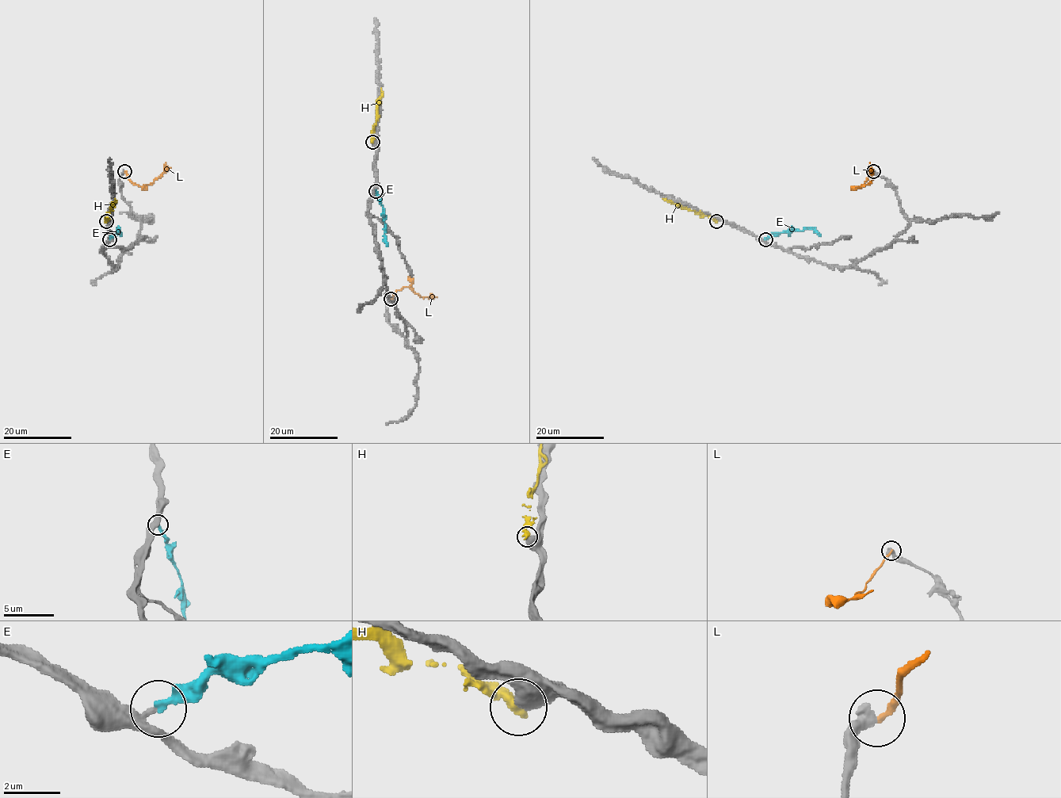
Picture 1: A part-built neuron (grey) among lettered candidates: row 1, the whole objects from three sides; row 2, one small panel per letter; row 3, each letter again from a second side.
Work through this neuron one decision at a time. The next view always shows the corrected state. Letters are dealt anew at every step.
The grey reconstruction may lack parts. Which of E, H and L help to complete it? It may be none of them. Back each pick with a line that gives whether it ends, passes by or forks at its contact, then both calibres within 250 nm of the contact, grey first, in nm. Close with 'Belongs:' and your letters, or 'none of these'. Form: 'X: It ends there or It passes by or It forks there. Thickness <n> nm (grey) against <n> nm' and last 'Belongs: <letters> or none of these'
E: It ends there. Thickness 170 nm (grey) against 260 nm
Belongs: E

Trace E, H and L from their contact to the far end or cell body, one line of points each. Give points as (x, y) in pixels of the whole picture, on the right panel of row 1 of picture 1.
E: (765, 238), (780, 232), (808, 228), (812, 228), (819, 236)
H: (716, 221), (662, 199)
L: (872, 170), (860, 186), (868, 185), (872, 179), (869, 163)

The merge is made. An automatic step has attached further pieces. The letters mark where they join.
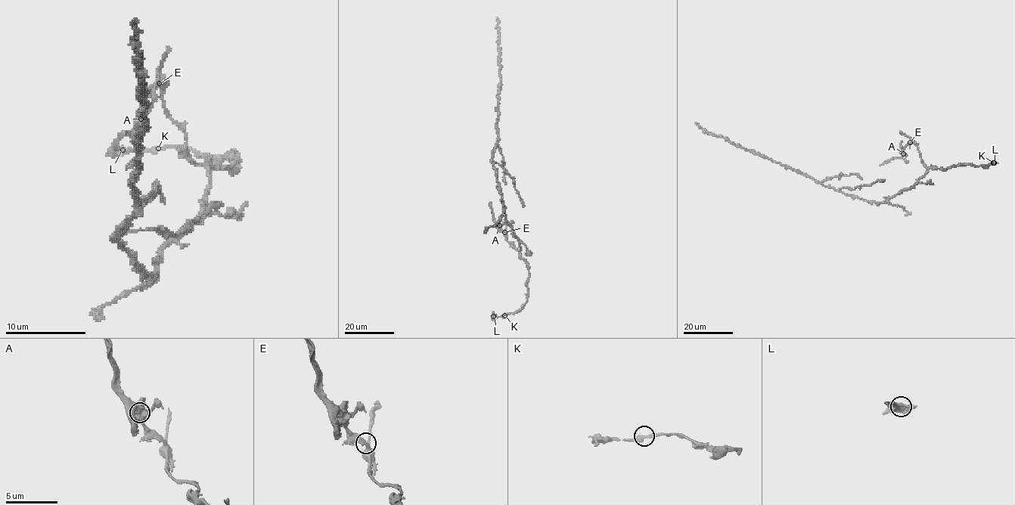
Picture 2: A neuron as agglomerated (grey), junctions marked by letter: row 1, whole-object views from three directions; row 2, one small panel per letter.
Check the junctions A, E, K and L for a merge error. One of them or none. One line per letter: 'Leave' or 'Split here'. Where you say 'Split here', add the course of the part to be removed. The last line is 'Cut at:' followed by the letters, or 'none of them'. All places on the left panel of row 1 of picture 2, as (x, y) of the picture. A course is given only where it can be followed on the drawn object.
A: Split here. Course of the part to remove: (141, 119), (141, 123), (116, 141), (112, 157)
E: Leave
K: Leave
L: Leave
Cut at: A

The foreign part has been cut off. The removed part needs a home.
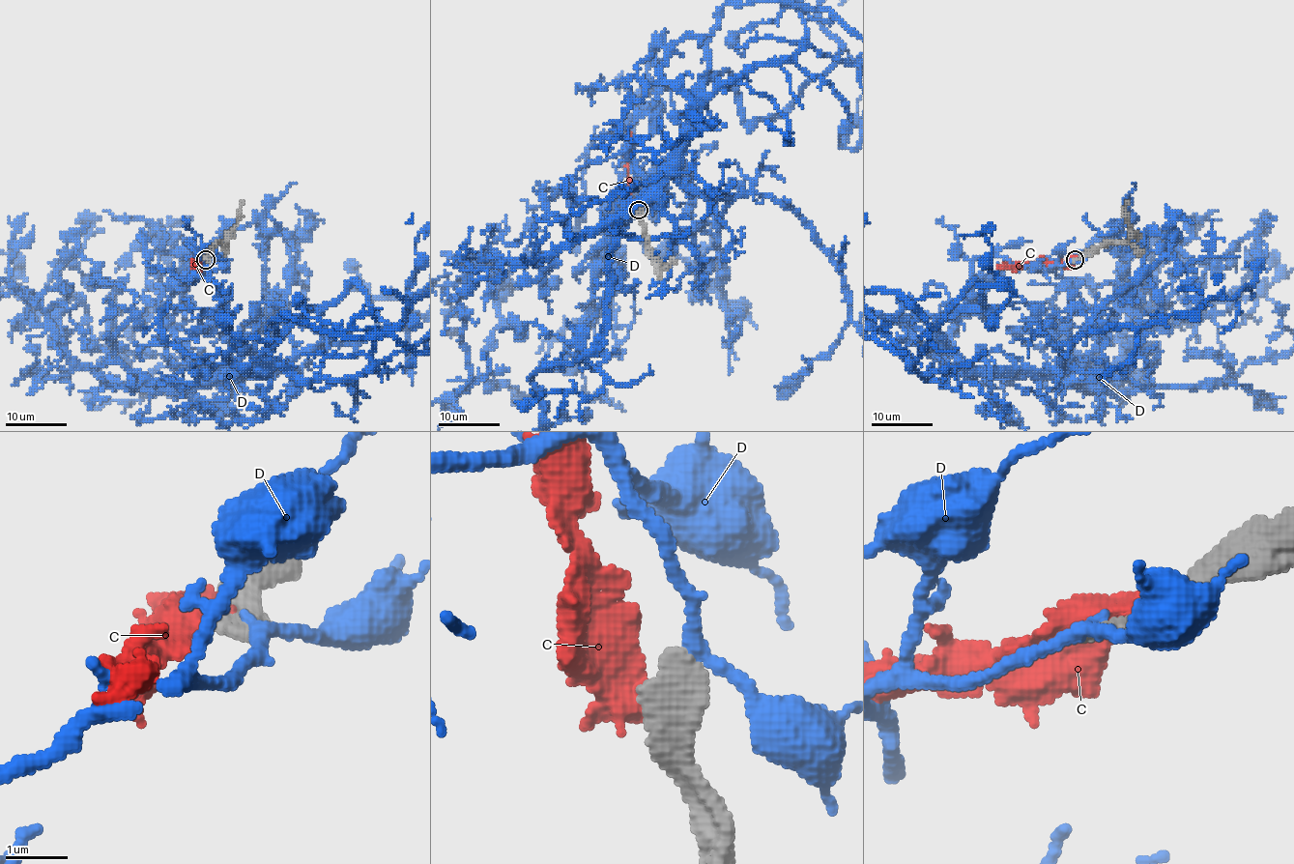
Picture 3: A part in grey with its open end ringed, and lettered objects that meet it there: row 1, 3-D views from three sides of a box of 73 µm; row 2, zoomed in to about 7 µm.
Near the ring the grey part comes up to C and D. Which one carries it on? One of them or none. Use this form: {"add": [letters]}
{"add": []}

